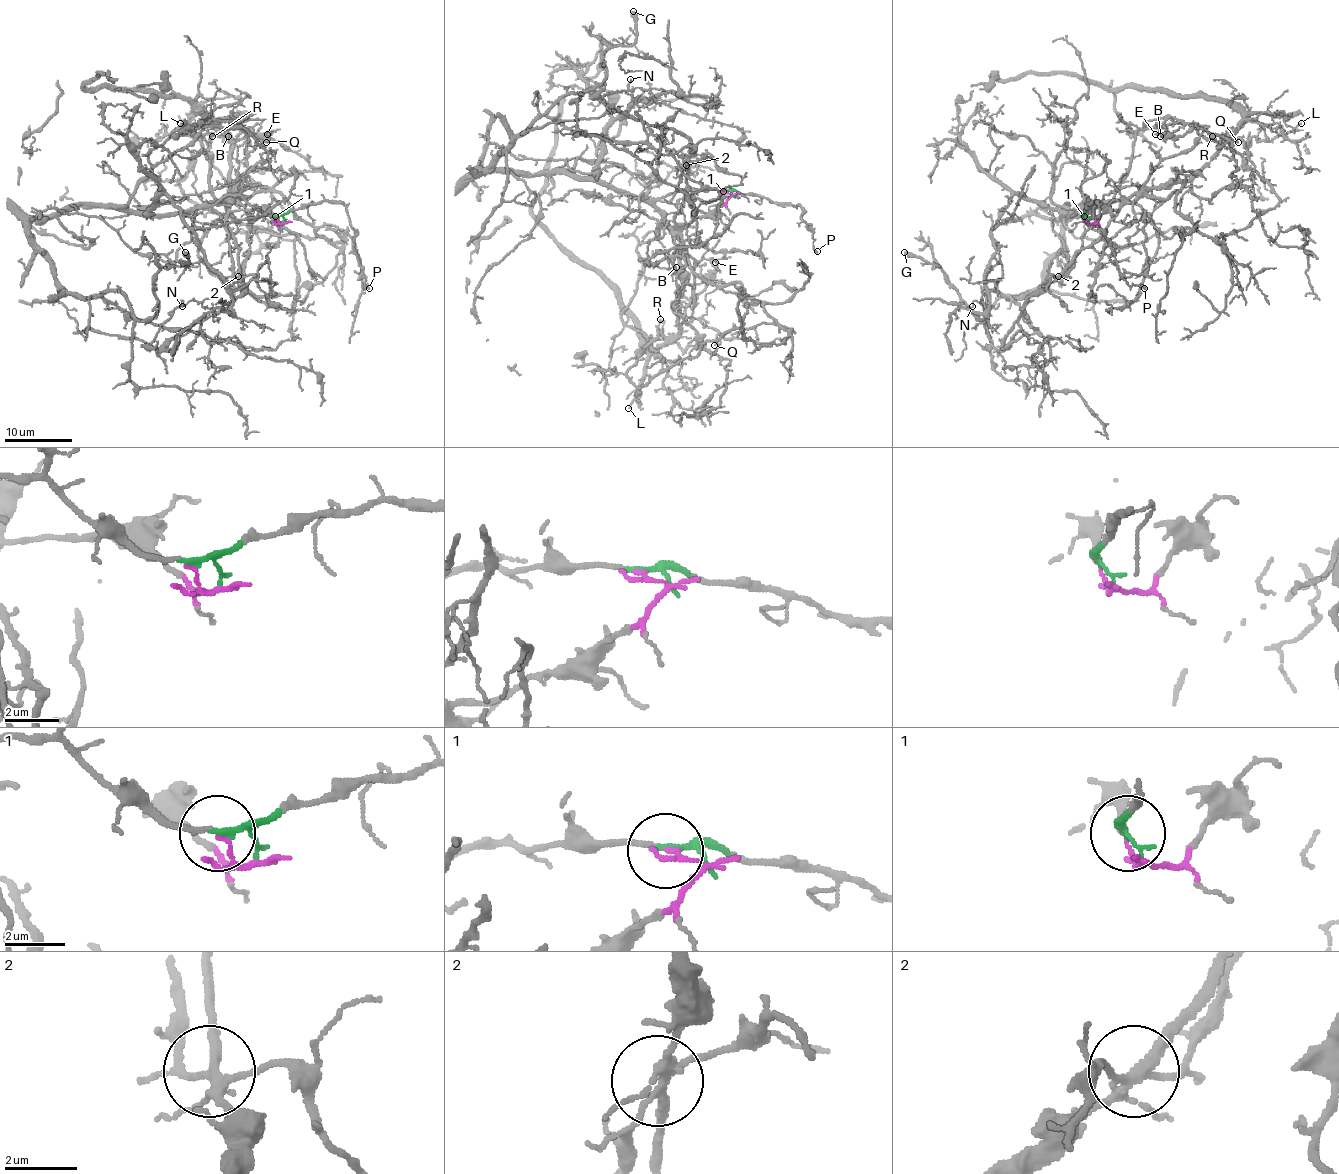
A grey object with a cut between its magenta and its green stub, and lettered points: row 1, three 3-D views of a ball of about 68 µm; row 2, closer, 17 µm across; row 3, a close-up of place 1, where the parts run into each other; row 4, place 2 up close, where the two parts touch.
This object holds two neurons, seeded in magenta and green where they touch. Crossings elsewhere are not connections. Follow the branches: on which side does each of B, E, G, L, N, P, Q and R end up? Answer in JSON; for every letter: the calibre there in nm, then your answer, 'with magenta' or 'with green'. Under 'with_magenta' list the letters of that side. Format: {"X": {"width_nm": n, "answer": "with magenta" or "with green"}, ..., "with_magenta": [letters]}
{"B": {"width_nm": 120, "answer": "with magenta"}, "E": {"width_nm": 110, "answer": "with magenta"}, "G": {"width_nm": 550, "answer": "with green"}, "L": {"width_nm": 110, "answer": "with magenta"}, "N": {"width_nm": 100, "answer": "with magenta"}, "P": {"width_nm": 150, "answer": "with green"}, "Q": {"width_nm": 130, "answer": "with magenta"}, "R": {"width_nm": 120, "answer": "with magenta"}, "with_magenta": ["B", "E", "L", "N", "Q", "R"]}

